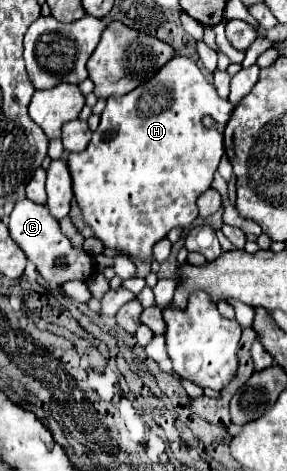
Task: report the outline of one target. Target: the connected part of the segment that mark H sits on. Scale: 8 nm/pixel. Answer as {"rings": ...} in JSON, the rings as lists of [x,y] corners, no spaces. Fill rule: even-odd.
{"rings":[[[174,57],[172,61],[168,61],[148,83],[140,85],[138,89],[122,95],[122,97],[110,97],[108,99],[108,105],[102,113],[102,119],[100,119],[100,125],[98,129],[94,131],[92,135],[92,141],[88,143],[88,147],[82,151],[82,153],[68,153],[66,155],[66,163],[68,163],[68,171],[70,171],[70,177],[72,177],[72,189],[74,189],[74,197],[76,197],[76,203],[82,211],[82,217],[86,221],[86,225],[94,231],[94,237],[100,239],[104,243],[104,247],[110,247],[110,249],[116,249],[118,253],[122,255],[128,255],[128,257],[140,257],[140,259],[148,259],[152,257],[152,247],[164,239],[168,235],[170,229],[174,227],[180,227],[180,229],[188,229],[194,219],[198,217],[198,209],[196,209],[196,199],[200,193],[204,193],[212,179],[214,179],[214,171],[218,167],[218,161],[220,157],[224,155],[224,141],[222,141],[222,135],[214,129],[214,127],[204,127],[202,125],[202,117],[204,115],[212,115],[216,121],[228,121],[230,113],[232,113],[232,105],[230,101],[226,99],[220,99],[216,89],[206,81],[206,77],[202,75],[200,67],[188,59],[188,57]]]}

